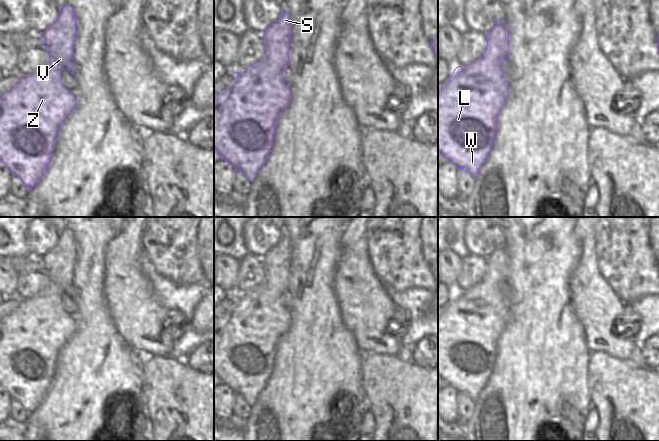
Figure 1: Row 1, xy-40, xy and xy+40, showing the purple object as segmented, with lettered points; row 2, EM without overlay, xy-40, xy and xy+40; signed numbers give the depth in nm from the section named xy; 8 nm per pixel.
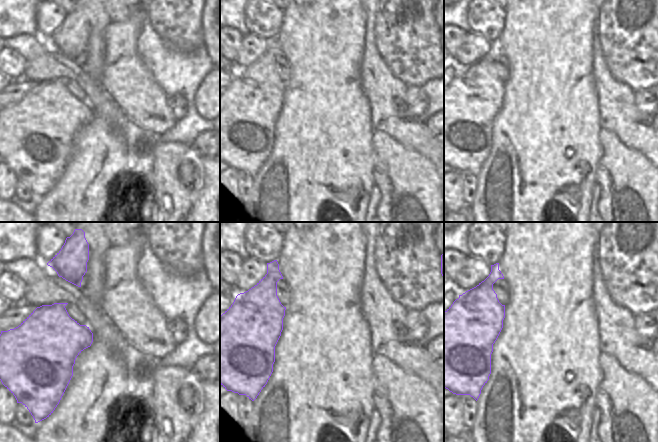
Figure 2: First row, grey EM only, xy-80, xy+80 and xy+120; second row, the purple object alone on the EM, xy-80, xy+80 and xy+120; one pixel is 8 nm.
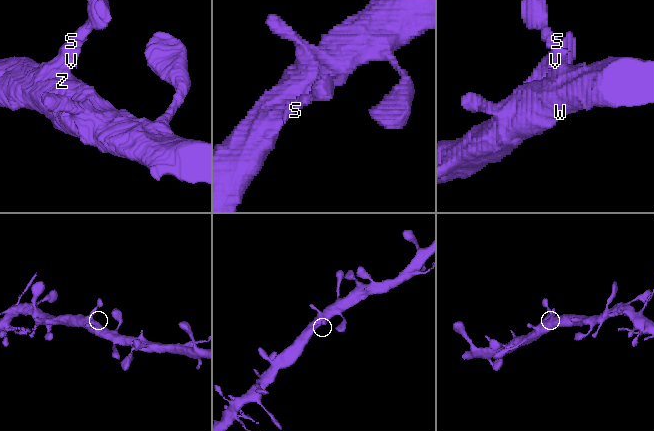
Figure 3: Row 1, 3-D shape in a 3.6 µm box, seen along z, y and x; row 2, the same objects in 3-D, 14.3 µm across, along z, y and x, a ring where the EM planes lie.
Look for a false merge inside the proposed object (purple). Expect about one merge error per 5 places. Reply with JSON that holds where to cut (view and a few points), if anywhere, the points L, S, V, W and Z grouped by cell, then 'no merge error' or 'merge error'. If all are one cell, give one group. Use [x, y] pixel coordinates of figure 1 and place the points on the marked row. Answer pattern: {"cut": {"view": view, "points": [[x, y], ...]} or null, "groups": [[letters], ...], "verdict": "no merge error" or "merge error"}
{"cut": null, "groups": [["L", "S", "V", "W", "Z"]], "verdict": "no merge error"}

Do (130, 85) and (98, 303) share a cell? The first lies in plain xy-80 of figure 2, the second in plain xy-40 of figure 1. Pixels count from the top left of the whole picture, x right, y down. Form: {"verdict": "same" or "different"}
{"verdict": "different"}

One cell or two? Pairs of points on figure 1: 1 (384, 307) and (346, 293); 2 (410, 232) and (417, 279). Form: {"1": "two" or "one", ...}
{"1": "one", "2": "one"}

